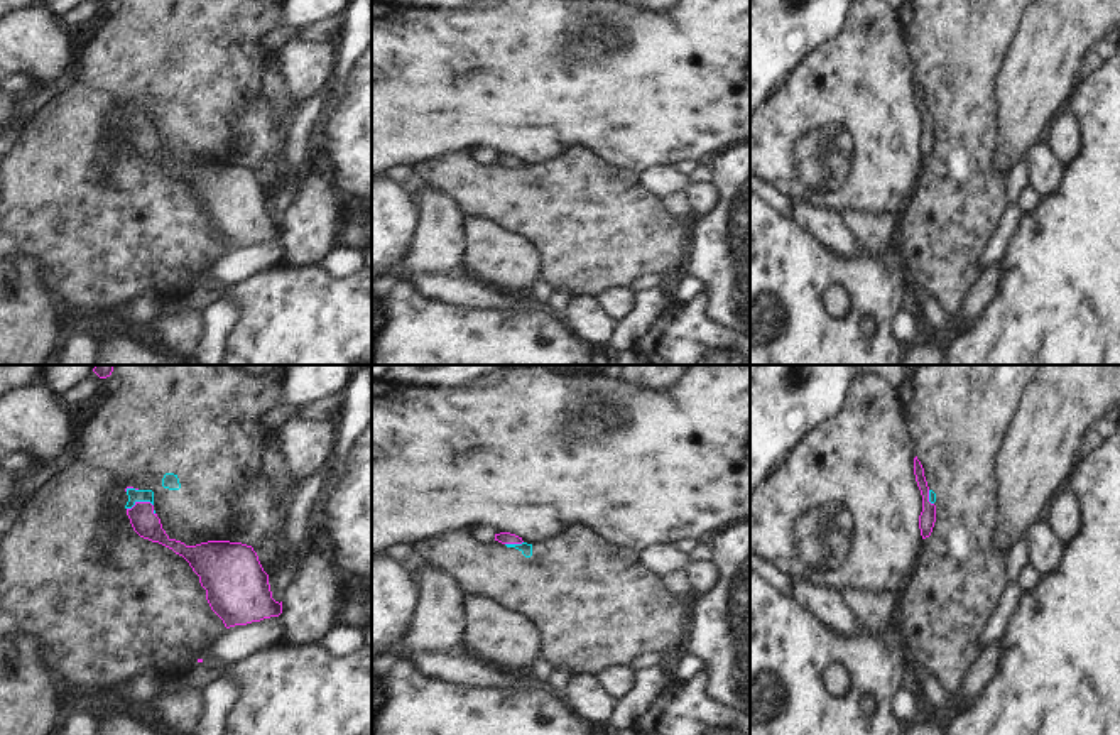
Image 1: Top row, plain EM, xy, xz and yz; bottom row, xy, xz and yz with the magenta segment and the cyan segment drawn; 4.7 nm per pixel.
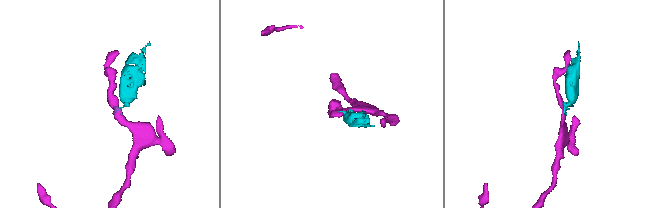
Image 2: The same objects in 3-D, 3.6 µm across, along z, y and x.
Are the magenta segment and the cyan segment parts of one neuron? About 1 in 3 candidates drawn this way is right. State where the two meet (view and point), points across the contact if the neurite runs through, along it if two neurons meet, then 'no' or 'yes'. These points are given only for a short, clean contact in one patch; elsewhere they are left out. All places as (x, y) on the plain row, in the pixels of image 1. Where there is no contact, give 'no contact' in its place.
meets magenta in xy at (139, 124); no

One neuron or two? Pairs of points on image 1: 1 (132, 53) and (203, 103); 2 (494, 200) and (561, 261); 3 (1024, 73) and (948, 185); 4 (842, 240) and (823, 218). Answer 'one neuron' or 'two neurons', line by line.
1: one neuron
2: one neuron
3: two neurons
4: one neuron

